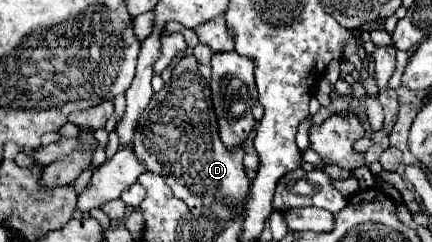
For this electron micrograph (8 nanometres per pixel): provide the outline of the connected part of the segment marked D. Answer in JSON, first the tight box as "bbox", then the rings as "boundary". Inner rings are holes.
{"bbox":[133,55,251,215],"boundary":[[[193,55],[181,59],[163,89],[153,95],[145,115],[139,119],[133,149],[145,161],[151,173],[159,173],[171,191],[187,203],[193,215],[201,215],[203,207],[231,197],[233,205],[247,197],[251,181],[243,171],[245,151],[241,147],[229,151],[217,133],[217,117],[211,105],[211,67],[197,63]]]}

